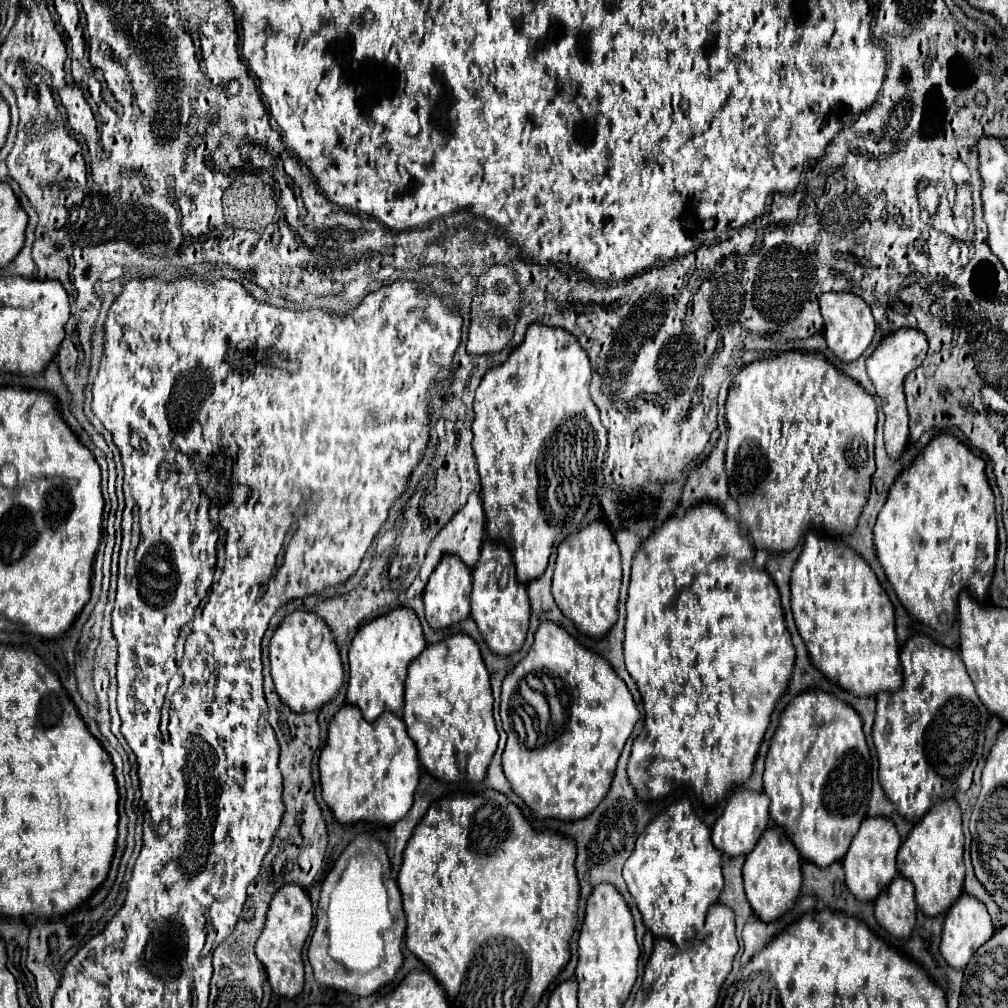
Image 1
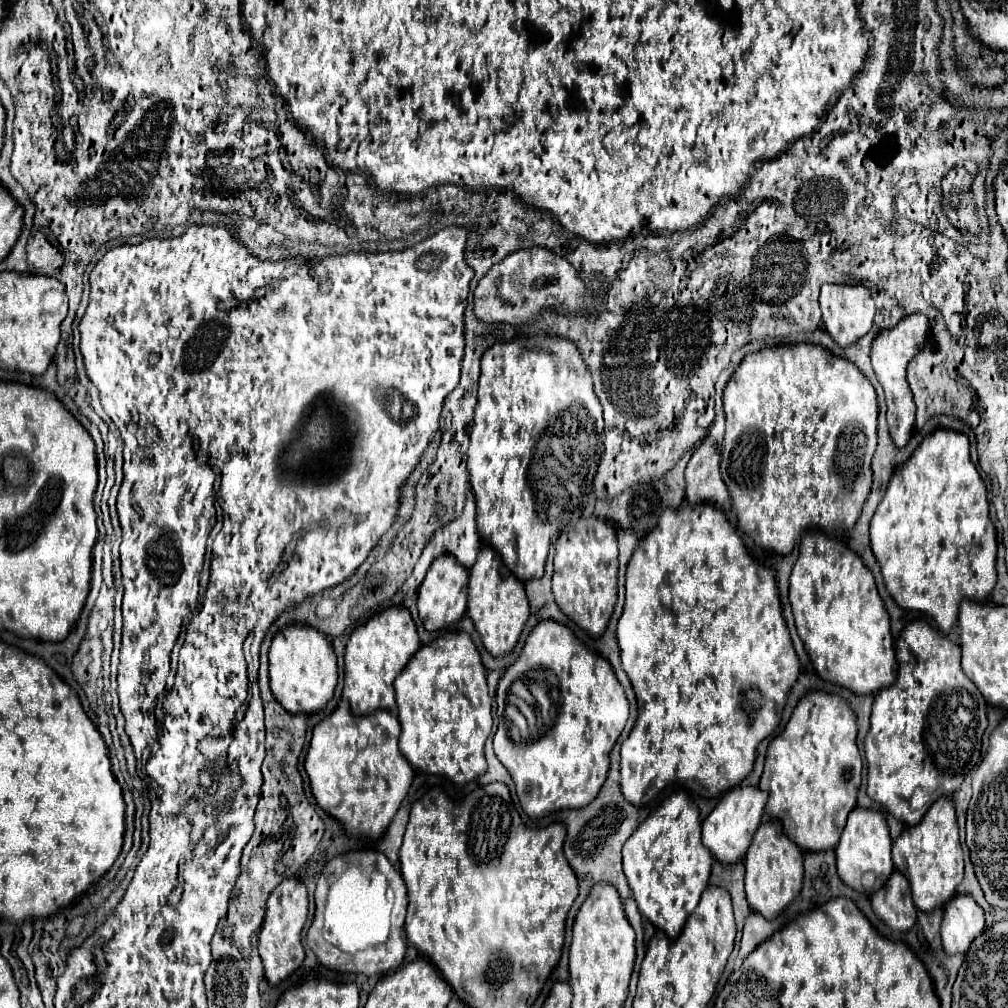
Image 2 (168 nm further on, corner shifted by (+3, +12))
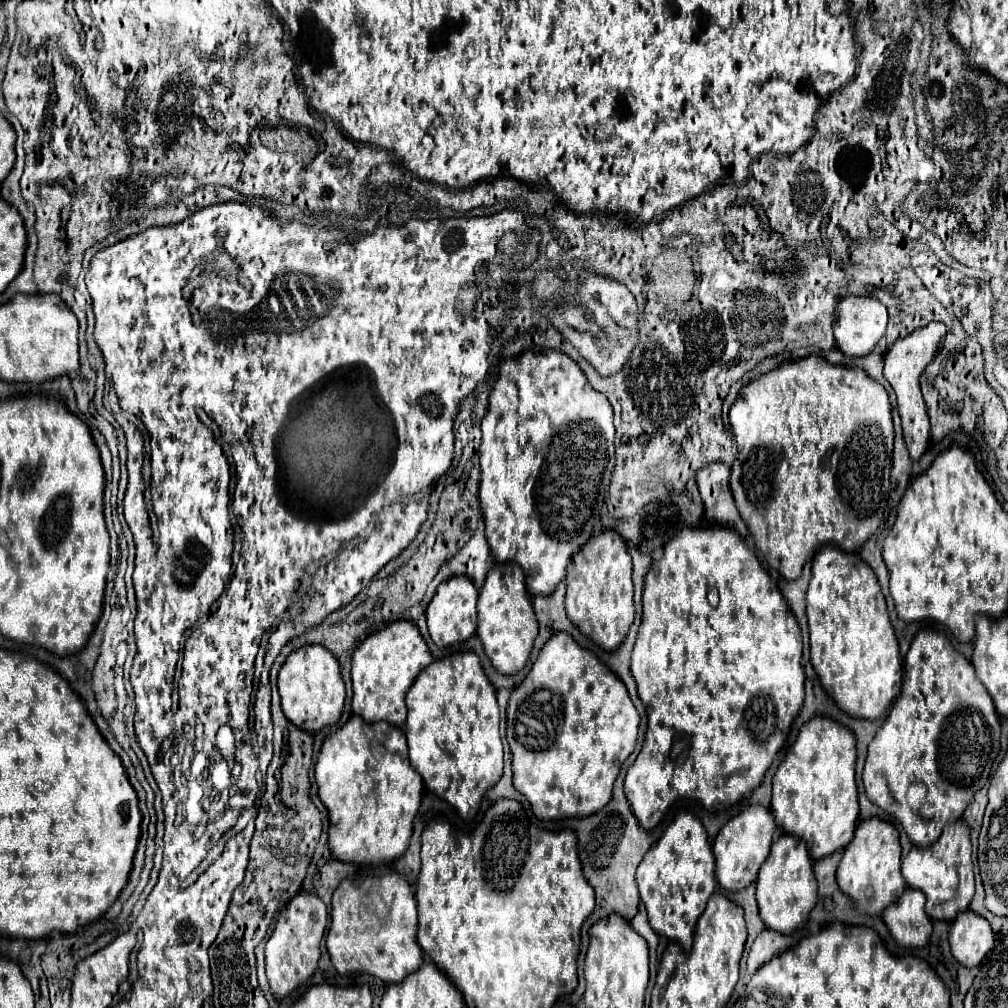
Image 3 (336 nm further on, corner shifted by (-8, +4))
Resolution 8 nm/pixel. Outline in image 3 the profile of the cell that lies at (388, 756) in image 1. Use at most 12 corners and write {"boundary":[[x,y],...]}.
{"boundary":[[351,716],[317,756],[333,858],[405,854],[423,798],[401,728]]}

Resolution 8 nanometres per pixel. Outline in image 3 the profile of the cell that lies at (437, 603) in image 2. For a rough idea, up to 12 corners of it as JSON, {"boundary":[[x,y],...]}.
{"boundary":[[467,576],[439,584],[427,606],[437,646],[465,642],[477,626],[477,588]]}

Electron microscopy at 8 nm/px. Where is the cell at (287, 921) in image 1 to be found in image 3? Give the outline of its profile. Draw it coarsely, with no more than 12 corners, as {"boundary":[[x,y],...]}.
{"boundary":[[299,892],[265,942],[275,998],[317,970],[327,908]]}

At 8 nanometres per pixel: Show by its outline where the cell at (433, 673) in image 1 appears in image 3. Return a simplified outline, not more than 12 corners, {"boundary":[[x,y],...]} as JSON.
{"boundary":[[473,652],[407,690],[411,766],[471,820],[503,774]]}

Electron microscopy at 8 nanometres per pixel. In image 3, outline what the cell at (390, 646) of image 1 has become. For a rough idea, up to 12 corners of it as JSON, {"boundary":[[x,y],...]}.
{"boundary":[[413,622],[353,654],[353,714],[401,726],[433,656]]}

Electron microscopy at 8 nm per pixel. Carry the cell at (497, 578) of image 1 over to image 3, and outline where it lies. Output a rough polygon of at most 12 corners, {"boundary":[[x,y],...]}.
{"boundary":[[517,564],[479,594],[477,636],[499,674],[525,668],[539,624]]}

